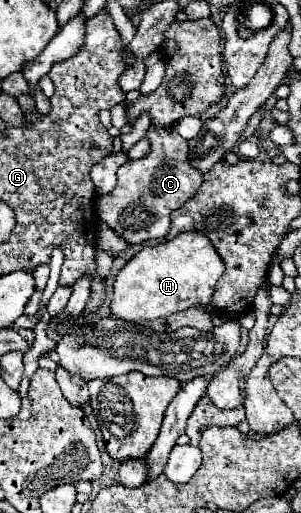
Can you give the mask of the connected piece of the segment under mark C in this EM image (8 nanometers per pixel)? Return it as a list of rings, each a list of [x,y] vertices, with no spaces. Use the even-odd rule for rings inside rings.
[[[150,127],[146,139],[152,149],[144,159],[126,161],[118,169],[116,187],[100,197],[100,219],[116,231],[126,243],[144,243],[148,239],[166,237],[170,229],[170,213],[180,209],[200,187],[202,171],[190,165],[188,141],[184,141],[174,127]]]

